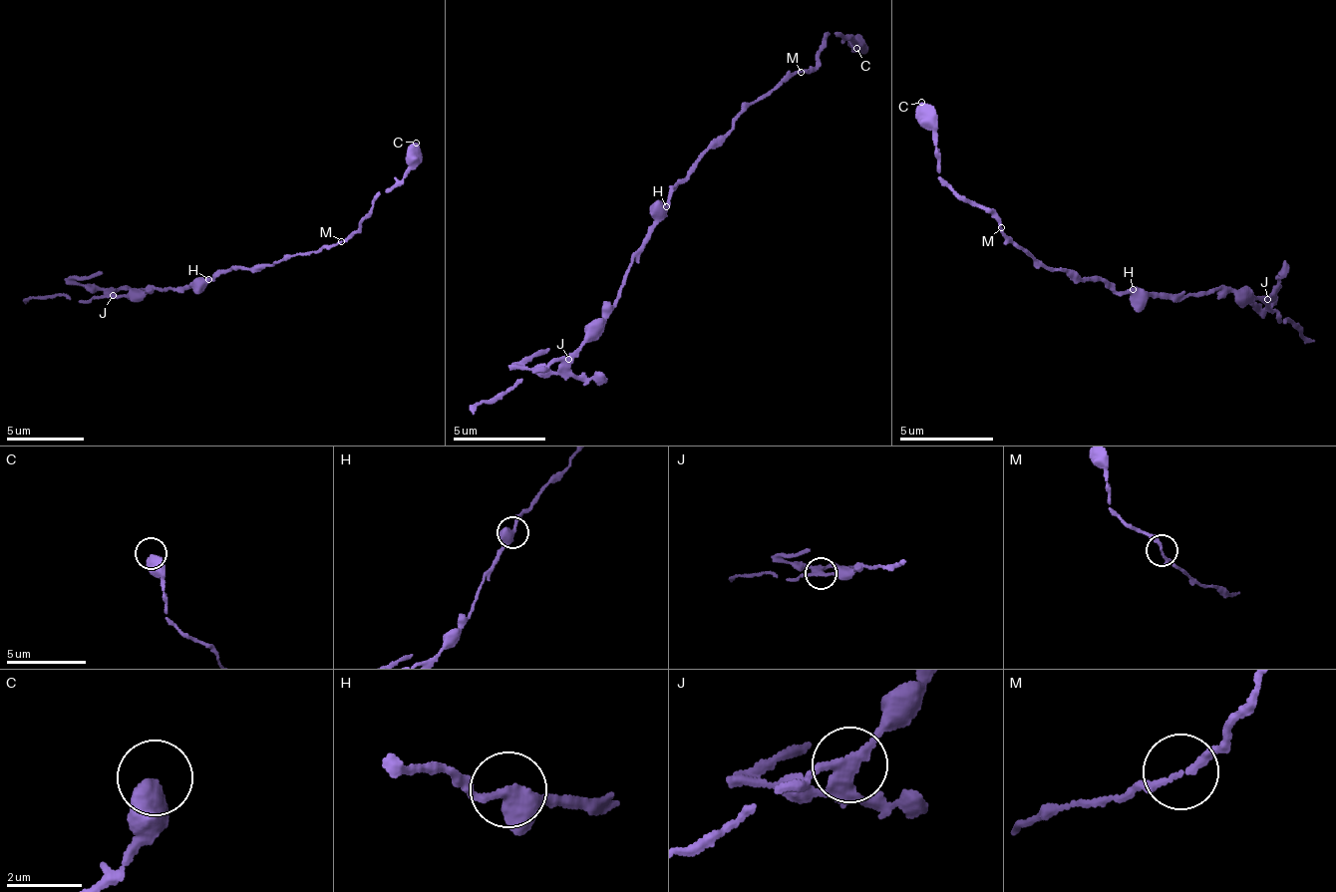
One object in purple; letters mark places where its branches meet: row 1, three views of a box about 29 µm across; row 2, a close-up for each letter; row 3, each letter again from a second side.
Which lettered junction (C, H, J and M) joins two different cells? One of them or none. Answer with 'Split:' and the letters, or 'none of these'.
Split: J

